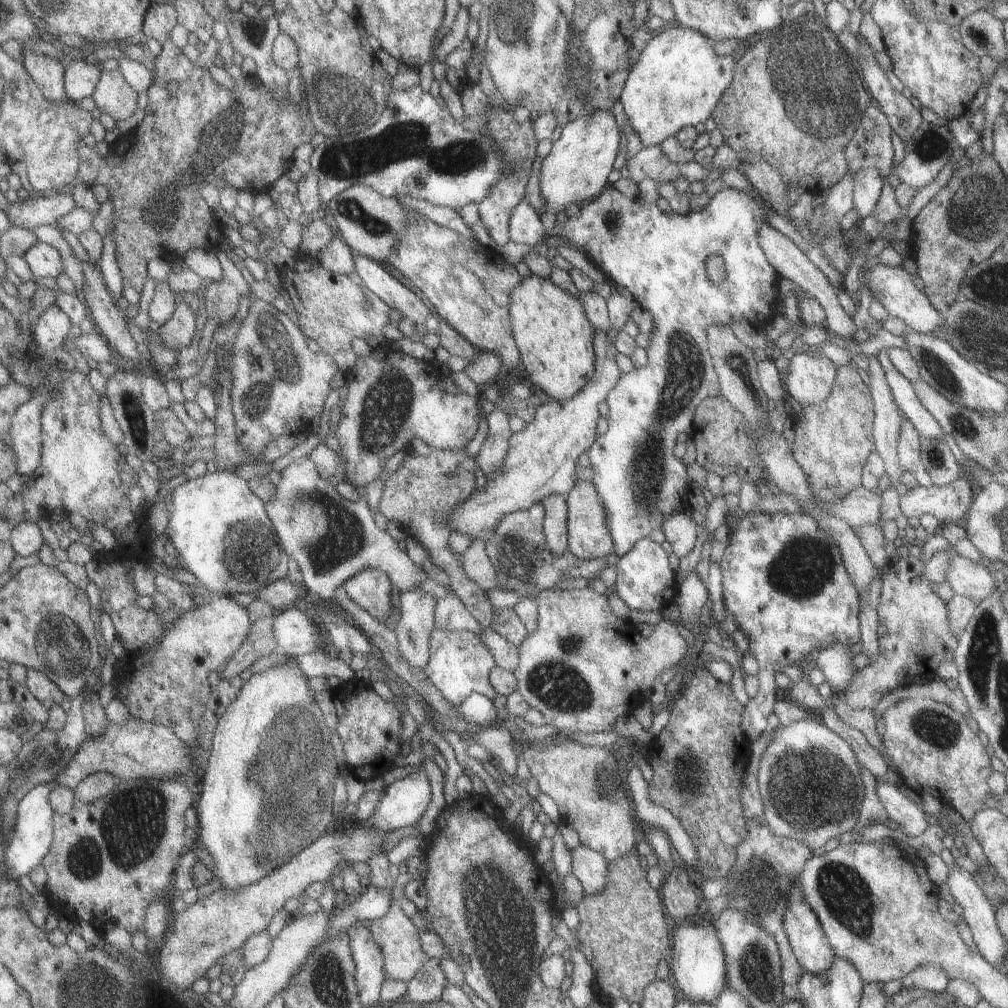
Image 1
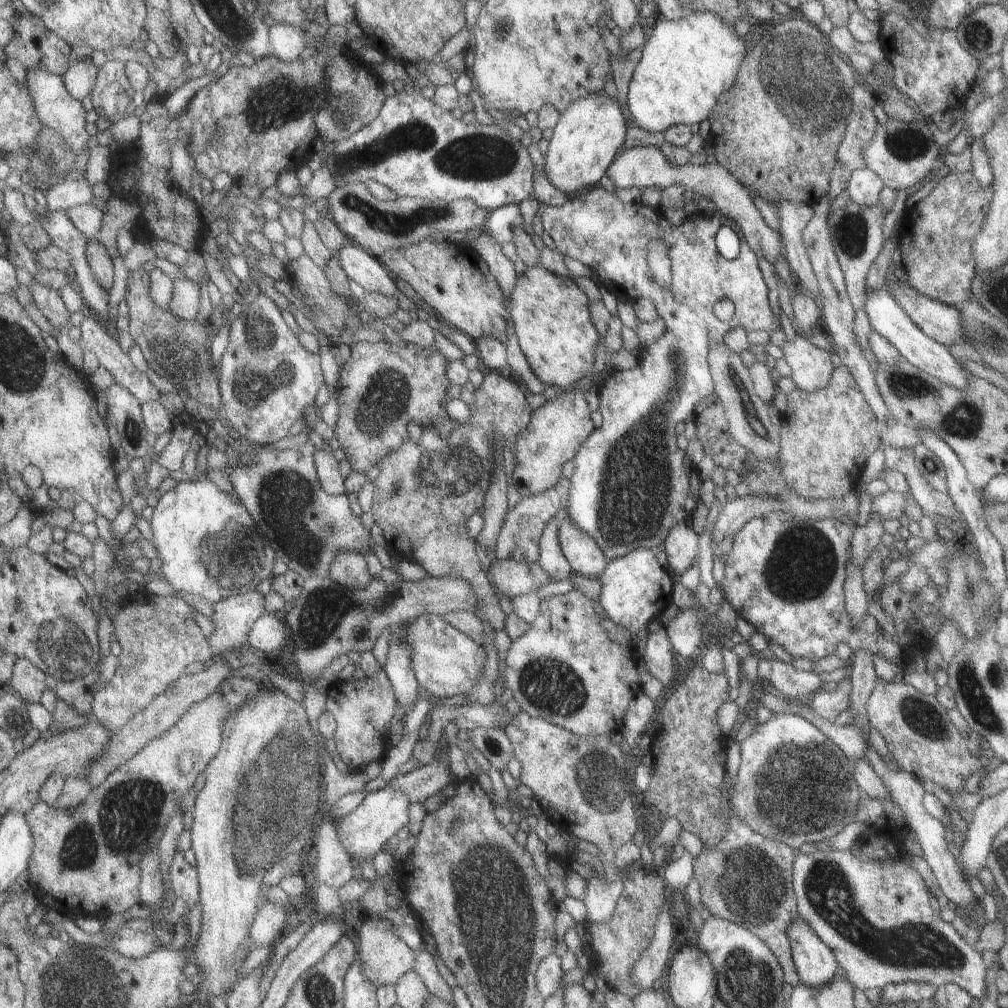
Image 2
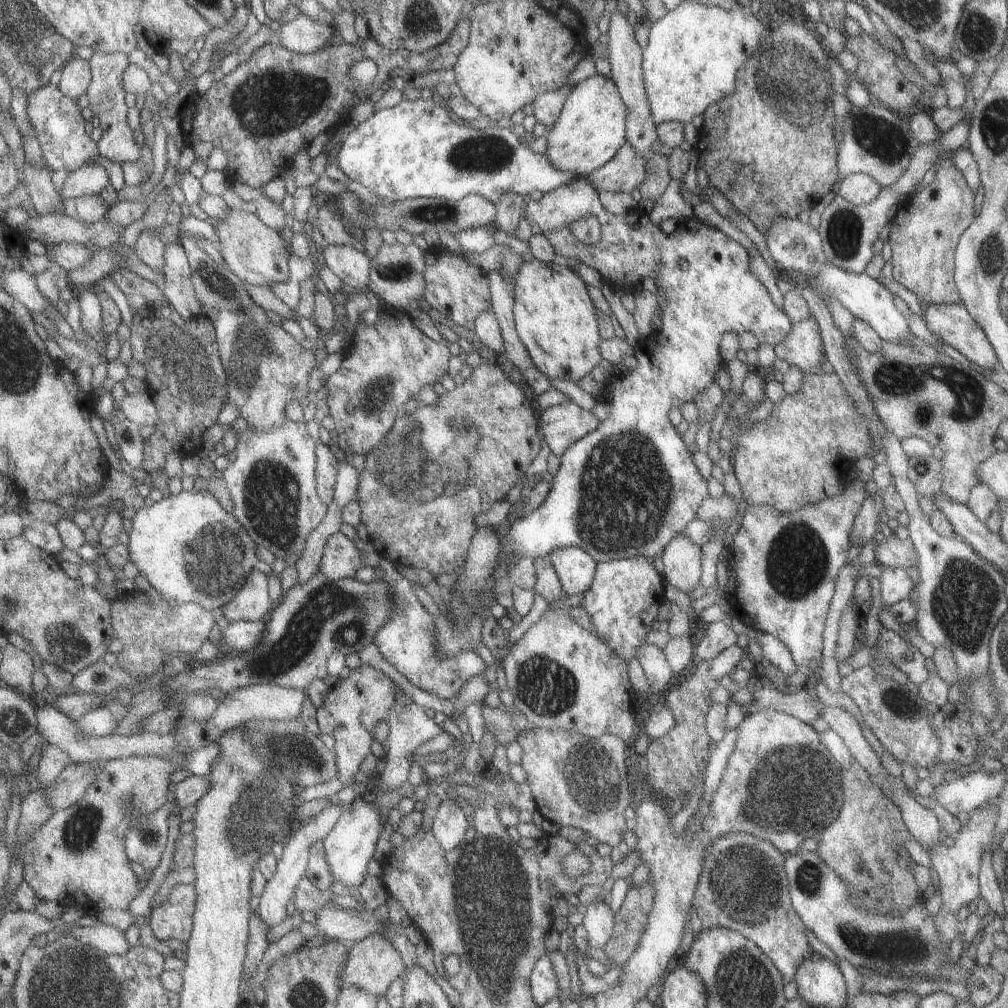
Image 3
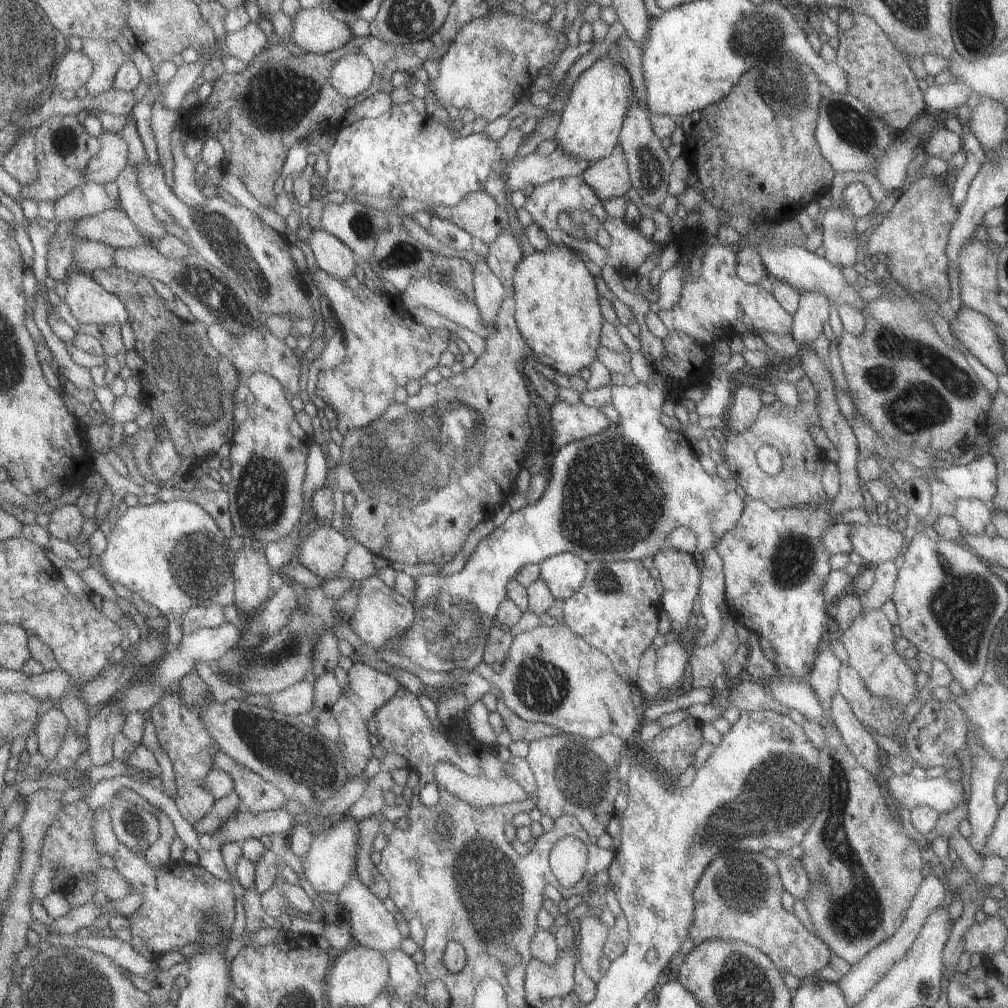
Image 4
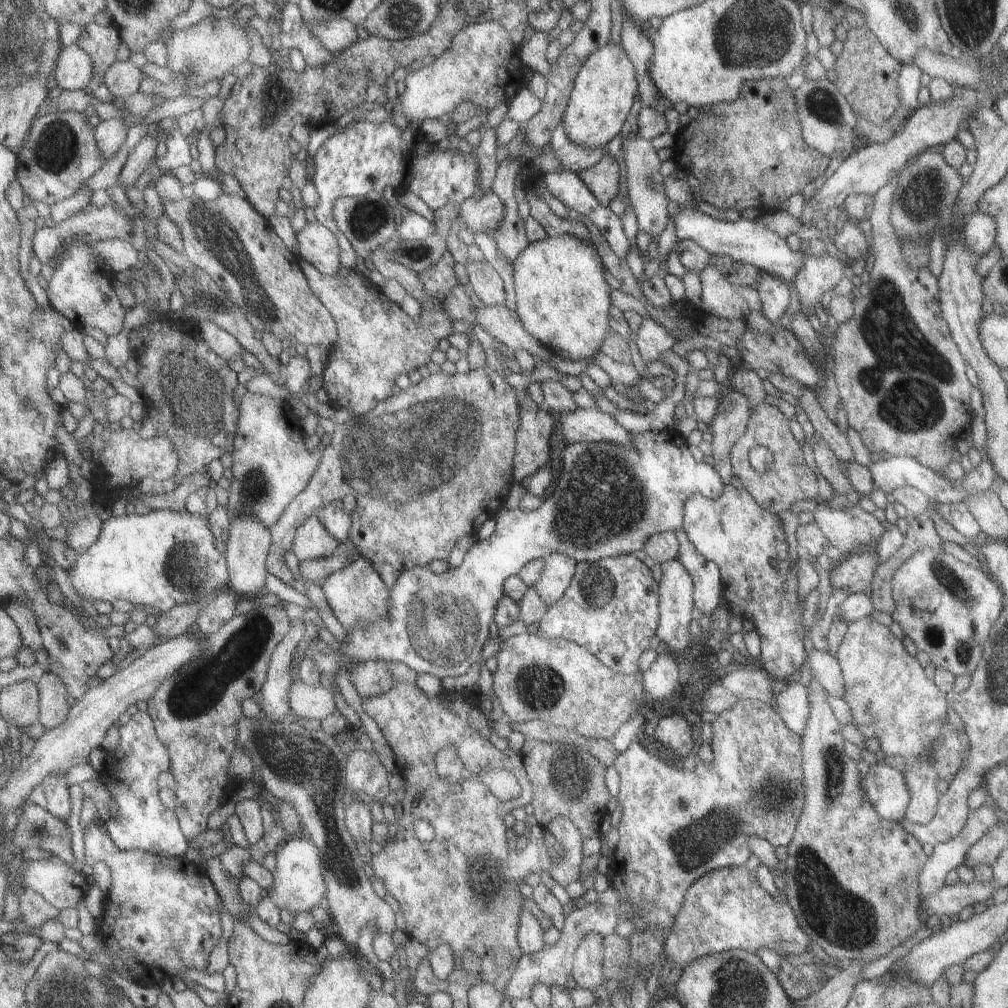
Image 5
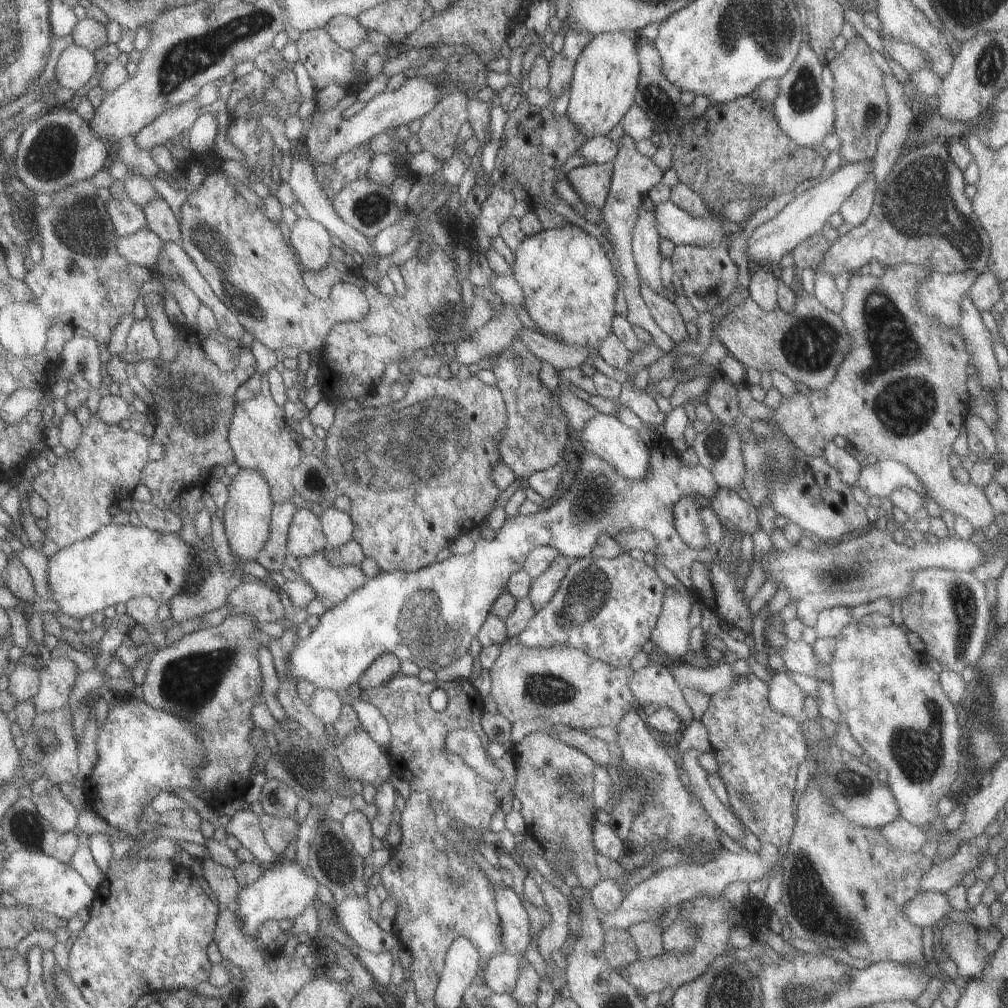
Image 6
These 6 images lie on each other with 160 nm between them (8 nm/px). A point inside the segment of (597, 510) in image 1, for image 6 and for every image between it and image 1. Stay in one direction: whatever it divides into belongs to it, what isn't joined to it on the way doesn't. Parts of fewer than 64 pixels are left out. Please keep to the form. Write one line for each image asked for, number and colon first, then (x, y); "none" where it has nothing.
2: (585, 558)
3: (575, 568)
4: (563, 573)
5: (557, 571)
6: (543, 586)

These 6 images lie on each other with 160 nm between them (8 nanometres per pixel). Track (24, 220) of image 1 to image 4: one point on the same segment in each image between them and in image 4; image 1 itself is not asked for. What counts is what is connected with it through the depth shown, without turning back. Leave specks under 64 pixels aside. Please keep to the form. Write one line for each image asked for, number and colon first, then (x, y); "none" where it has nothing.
2: (64, 195)
3: (88, 180)
4: (106, 166)

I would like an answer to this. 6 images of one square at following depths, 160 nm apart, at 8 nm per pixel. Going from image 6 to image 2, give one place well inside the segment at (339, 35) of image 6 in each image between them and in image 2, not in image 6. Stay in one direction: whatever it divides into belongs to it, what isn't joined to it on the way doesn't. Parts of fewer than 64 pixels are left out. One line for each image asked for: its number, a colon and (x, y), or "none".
2: (287, 41)
3: (303, 35)
4: (316, 30)
5: (336, 34)

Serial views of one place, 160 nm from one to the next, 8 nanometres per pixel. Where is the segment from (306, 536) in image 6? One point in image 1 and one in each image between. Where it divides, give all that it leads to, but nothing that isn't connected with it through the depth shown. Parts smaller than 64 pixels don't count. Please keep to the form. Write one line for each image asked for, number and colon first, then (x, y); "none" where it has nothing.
1: (372, 589)
2: (350, 568)
3: (342, 560)
4: (324, 551)
5: (312, 541)

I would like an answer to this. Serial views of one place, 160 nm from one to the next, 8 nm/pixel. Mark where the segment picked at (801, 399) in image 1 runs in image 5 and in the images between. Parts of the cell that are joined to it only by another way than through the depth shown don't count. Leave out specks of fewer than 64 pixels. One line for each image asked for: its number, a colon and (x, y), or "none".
2: (810, 367)
3: (802, 348)
4: (812, 311)
5: (817, 275)

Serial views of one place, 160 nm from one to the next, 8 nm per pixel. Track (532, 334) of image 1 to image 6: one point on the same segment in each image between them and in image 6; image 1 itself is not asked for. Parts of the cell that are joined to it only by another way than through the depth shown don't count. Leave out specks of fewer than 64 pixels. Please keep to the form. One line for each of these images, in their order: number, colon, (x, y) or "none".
2: (549, 313)
3: (554, 317)
4: (556, 308)
5: (562, 301)
6: (568, 282)

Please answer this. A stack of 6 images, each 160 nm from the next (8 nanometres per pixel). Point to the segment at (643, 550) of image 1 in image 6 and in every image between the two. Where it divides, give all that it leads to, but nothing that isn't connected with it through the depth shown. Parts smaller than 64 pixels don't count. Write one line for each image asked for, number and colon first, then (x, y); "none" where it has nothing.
2: (635, 589)
3: (624, 595)
4: (615, 610)
5: (610, 607)
6: (606, 608)

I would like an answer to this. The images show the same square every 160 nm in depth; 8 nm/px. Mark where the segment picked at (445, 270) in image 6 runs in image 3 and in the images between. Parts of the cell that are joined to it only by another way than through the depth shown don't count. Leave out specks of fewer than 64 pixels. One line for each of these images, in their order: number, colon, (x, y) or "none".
3: (386, 365)
4: (384, 351)
5: (376, 344)

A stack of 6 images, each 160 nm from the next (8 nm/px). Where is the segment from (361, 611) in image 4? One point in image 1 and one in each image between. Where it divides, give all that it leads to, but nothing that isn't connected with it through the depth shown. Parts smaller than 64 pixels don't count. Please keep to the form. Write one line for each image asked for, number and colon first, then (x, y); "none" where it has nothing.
1: (459, 663)
2: (447, 662)
3: (408, 641)

